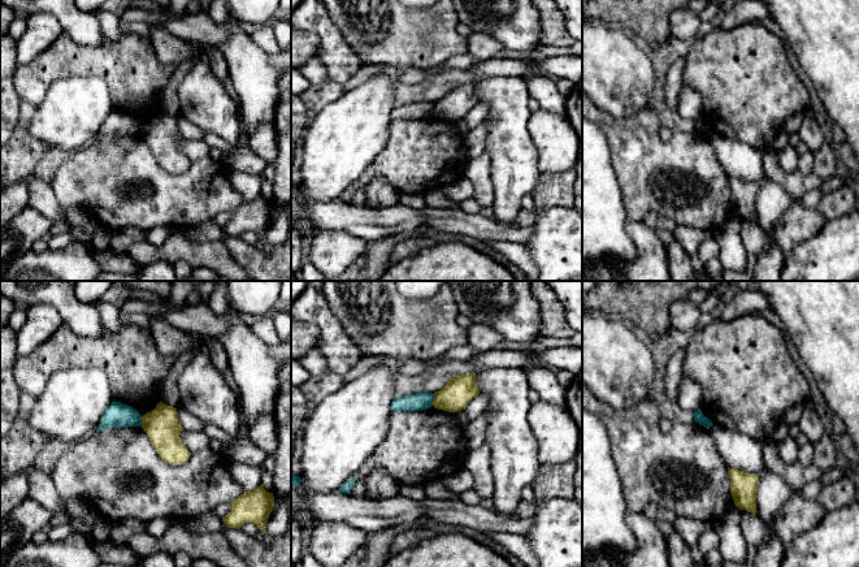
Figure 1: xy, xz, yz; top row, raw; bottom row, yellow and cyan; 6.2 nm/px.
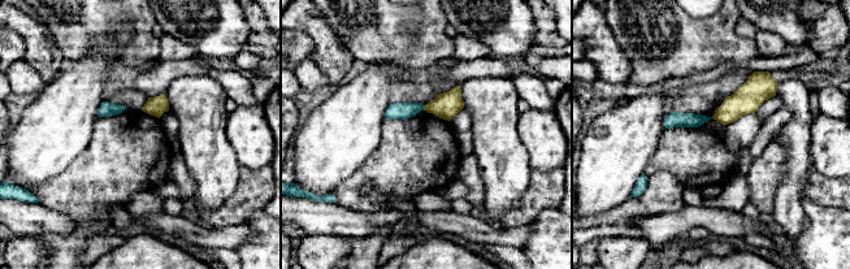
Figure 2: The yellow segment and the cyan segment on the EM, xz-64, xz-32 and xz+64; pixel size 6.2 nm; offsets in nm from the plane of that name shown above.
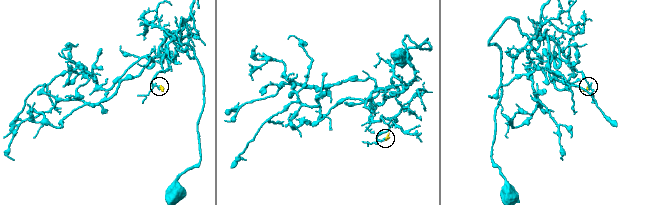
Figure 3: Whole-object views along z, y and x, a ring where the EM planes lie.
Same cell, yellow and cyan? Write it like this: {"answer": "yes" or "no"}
{"answer": "no"}

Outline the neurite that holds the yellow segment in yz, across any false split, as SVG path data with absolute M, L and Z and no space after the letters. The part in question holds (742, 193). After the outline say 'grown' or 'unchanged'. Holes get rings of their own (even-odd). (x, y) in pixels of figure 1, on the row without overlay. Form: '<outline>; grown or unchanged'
M728 176L730 187L730 202L734 213L739 218L746 218L756 224L756 194L759 186L755 182L749 182Z; unchanged

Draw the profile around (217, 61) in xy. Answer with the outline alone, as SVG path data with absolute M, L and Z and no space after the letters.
M194 42L191 44L200 51L201 56L209 59L209 65L212 68L212 72L222 85L230 79L227 62L222 52L216 46L201 44L198 42Z

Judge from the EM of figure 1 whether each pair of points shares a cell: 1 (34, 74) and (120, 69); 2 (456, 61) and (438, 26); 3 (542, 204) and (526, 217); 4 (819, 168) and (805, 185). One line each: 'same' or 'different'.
1: same
2: different
3: same
4: different

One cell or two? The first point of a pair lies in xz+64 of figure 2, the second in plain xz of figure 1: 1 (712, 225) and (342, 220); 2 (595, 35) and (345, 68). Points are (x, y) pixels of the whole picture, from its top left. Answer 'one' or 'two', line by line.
1: one
2: one

